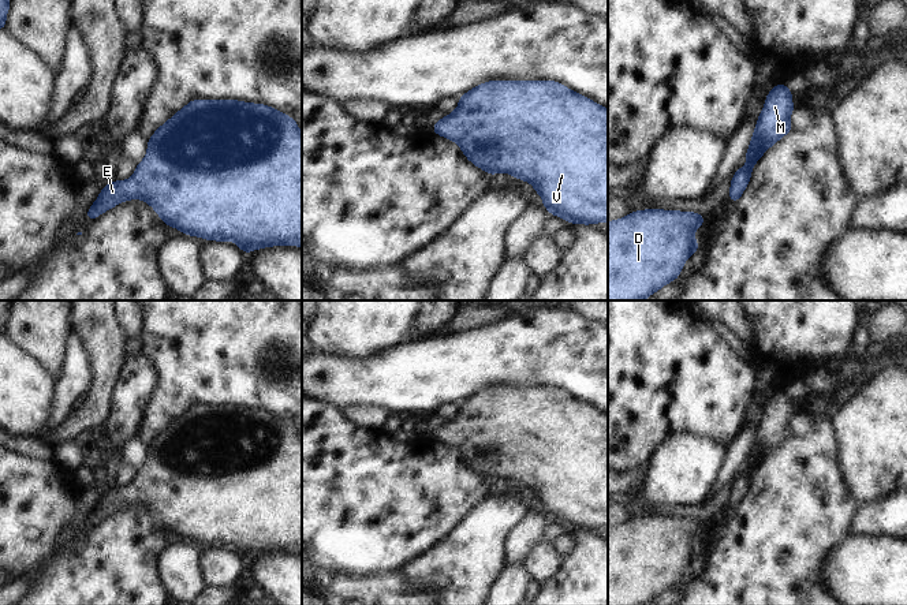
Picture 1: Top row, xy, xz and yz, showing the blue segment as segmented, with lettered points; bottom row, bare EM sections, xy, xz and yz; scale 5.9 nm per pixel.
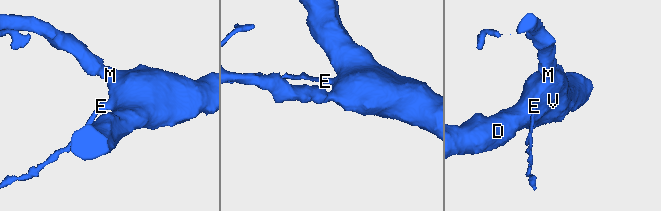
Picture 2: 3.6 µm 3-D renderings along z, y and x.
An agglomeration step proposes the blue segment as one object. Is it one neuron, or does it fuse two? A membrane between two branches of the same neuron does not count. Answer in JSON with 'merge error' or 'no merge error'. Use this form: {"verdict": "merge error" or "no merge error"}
{"verdict": "no merge error"}

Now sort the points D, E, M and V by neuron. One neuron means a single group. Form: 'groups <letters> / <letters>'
groups D E M V

